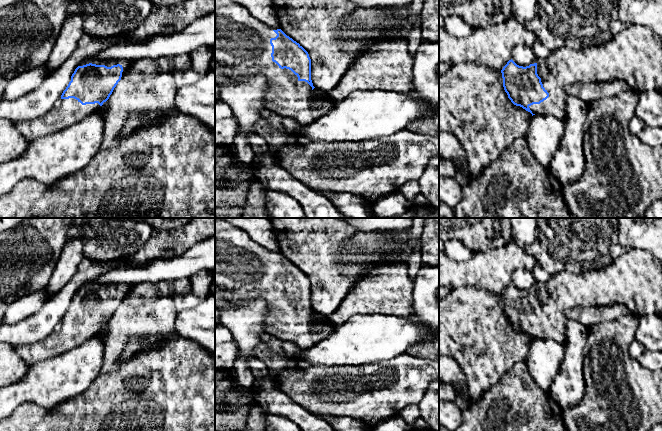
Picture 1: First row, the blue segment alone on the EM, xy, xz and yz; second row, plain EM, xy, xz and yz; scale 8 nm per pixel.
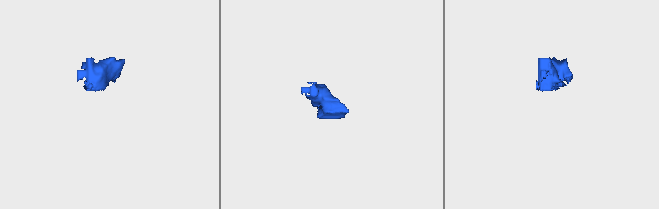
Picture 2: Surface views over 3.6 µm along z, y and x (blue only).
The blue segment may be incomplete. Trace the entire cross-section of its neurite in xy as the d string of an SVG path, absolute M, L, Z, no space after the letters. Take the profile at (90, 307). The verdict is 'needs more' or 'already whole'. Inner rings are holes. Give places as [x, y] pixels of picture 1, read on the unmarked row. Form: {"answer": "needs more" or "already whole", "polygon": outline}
{"answer": "needs more", "polygon": "M94 281L81 286L61 319L61 329L36 344L15 347L17 355L32 366L82 345L109 323L132 286Z"}

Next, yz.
{"answer": "needs more", "polygon": "M627 249L607 267L590 271L583 271L577 275L562 271L551 276L547 282L535 282L526 291L517 289L512 283L501 294L503 311L511 326L520 330L533 339L552 339L564 344L566 339L567 311L574 307L602 307L620 304L629 309L636 316L660 315L662 312L662 266L651 255L642 249Z"}

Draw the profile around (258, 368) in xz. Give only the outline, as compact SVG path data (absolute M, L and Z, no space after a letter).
M256 357L250 358L247 362L247 365L255 379L265 377L271 373L270 369L267 368L266 364Z

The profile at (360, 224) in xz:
M348 218L346 221L357 231L406 231L412 226L413 218Z

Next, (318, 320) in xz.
M314 312L312 314L312 323L313 323L313 331L317 332L320 330L320 328L326 324L329 323L328 317L321 315L317 312Z

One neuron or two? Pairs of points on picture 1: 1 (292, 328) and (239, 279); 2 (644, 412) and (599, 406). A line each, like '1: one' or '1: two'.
1: one
2: one

